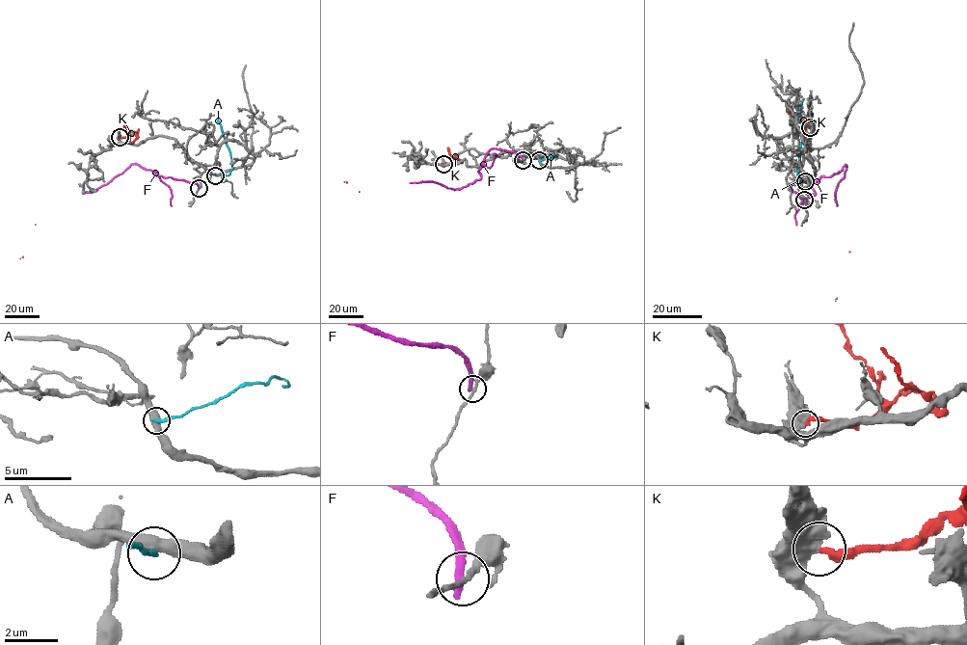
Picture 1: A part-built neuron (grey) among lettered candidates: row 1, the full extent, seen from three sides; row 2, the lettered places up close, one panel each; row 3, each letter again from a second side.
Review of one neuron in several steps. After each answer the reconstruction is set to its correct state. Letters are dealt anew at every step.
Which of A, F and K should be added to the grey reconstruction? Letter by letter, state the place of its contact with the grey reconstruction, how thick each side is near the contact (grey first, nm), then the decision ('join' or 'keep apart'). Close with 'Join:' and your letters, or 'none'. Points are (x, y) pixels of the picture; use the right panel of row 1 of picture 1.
A: contact (805, 181); calibres 480 and 240 nm; keep apart
F: contact (804, 200); calibres 190 and 360 nm; keep apart
K: contact (810, 127); calibres 750 and 280 nm; keep apart
Join: none

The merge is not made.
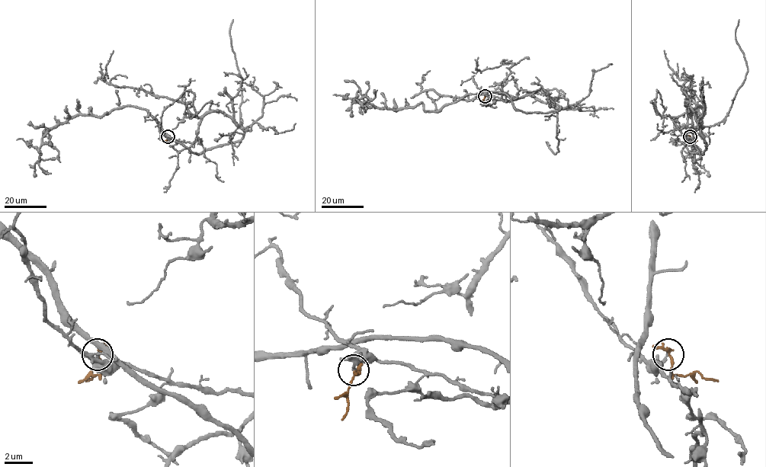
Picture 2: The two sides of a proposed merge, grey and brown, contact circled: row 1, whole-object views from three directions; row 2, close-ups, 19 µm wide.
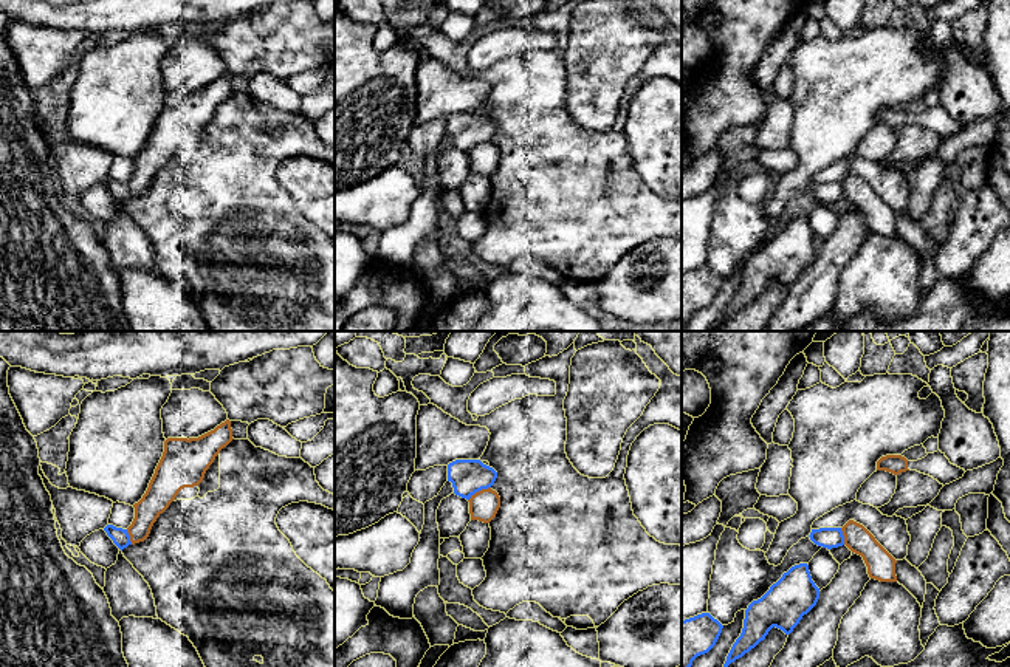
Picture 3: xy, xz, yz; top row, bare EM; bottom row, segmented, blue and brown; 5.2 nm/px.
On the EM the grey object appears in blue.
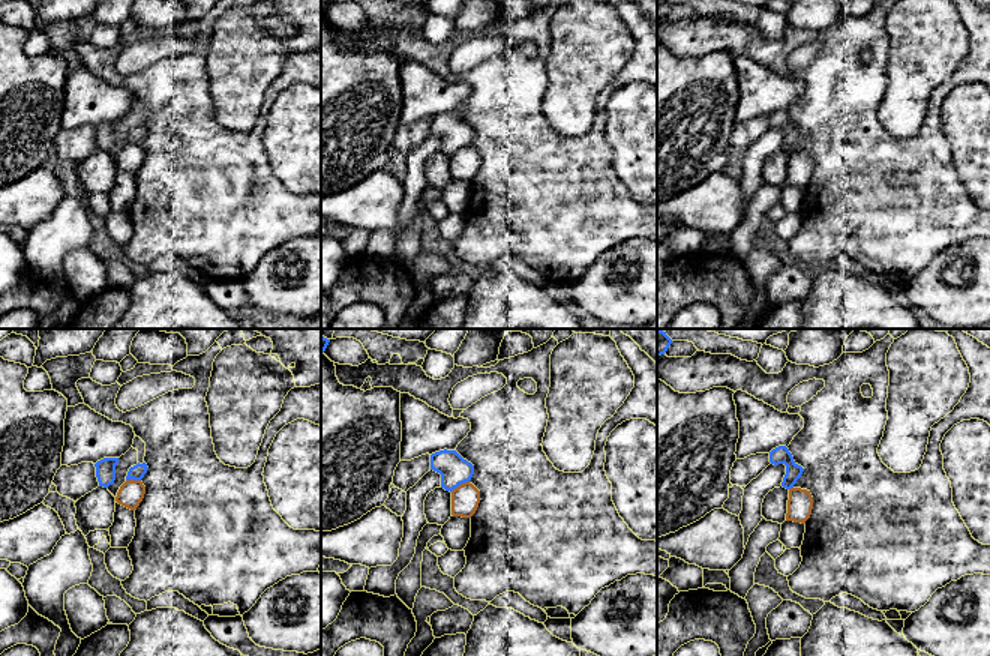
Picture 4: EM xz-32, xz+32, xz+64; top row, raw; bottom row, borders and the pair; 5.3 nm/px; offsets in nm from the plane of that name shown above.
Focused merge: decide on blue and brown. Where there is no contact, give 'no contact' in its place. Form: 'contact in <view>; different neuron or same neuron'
contact in xz; different neuron

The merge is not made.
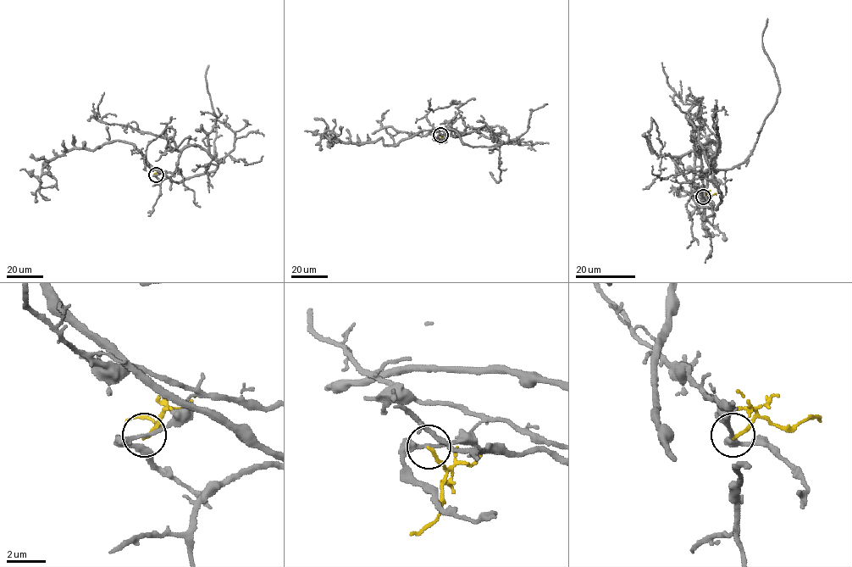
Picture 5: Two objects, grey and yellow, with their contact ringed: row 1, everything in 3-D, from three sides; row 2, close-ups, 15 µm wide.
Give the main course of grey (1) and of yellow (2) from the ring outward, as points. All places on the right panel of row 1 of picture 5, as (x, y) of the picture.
1: (702, 196), (696, 149), (711, 168), (741, 163), (777, 102), (780, 90), (762, 42), (767, 19)
2: (703, 196), (716, 195)

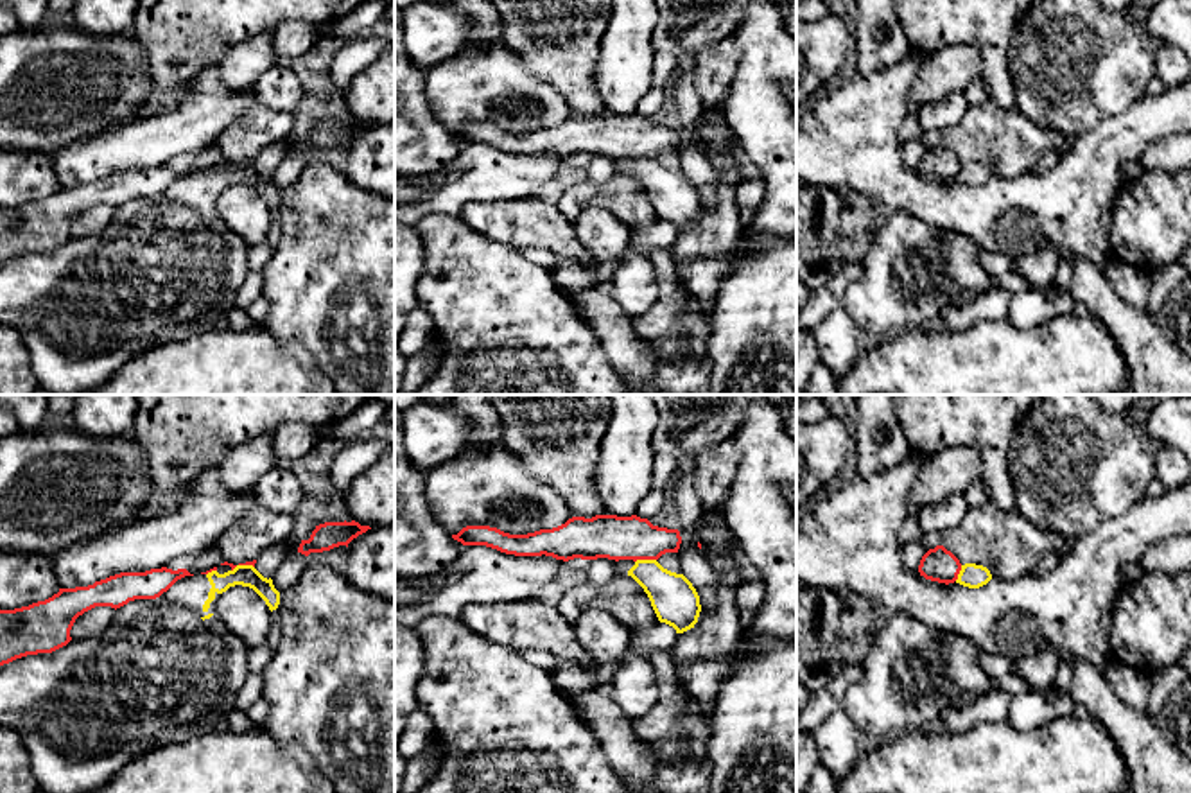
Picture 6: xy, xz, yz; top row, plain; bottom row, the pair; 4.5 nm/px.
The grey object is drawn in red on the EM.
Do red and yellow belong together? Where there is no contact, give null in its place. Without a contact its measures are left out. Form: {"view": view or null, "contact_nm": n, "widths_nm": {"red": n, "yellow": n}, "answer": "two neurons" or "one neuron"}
{"view": "xz", "contact_nm": 100, "widths_nm": {"red": 200, "yellow": 200}, "answer": "two neurons"}

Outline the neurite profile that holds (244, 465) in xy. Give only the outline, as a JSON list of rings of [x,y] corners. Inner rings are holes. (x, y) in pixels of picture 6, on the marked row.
[[[273,432],[235,447],[217,466],[222,486],[231,493],[248,492],[276,465]]]

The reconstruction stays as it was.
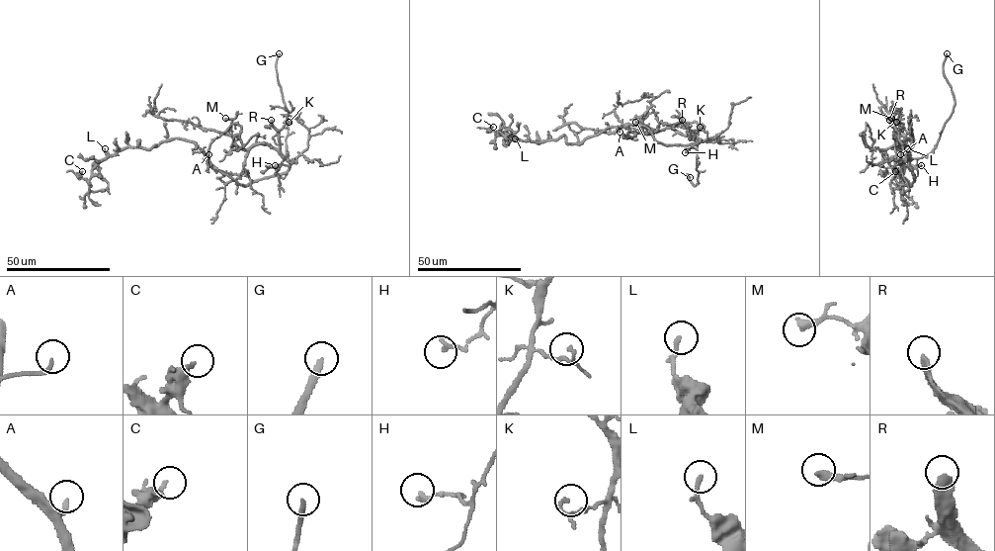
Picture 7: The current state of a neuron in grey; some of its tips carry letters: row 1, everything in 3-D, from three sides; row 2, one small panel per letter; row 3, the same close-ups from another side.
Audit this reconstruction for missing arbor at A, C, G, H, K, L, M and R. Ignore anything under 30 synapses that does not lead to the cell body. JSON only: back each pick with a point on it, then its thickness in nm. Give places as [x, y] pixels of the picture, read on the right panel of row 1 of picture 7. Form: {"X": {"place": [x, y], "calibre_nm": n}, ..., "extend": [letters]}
{"G": {"place": [947, 53], "calibre_nm": 260}, "R": {"place": [889, 120], "calibre_nm": 320}, "extend": ["G", "R"]}

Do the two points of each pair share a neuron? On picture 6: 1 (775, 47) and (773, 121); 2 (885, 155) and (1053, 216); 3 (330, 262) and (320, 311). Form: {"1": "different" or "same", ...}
{"1": "same", "2": "same", "3": "same"}

